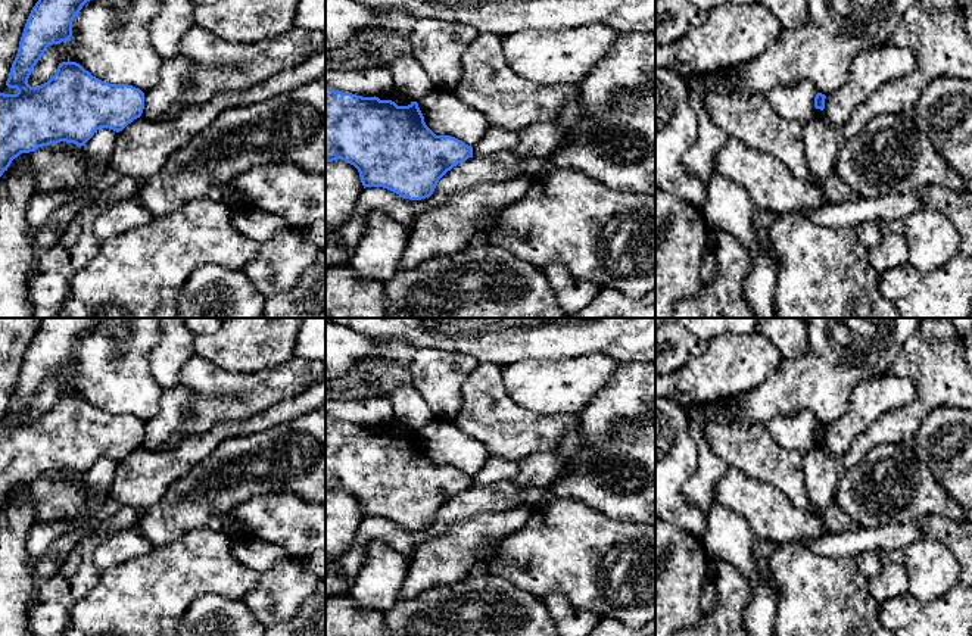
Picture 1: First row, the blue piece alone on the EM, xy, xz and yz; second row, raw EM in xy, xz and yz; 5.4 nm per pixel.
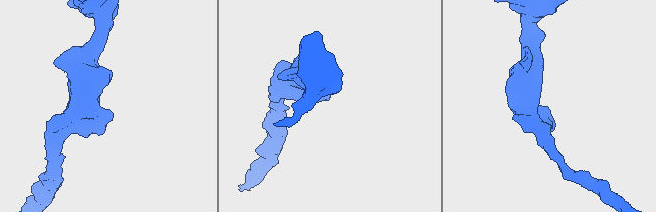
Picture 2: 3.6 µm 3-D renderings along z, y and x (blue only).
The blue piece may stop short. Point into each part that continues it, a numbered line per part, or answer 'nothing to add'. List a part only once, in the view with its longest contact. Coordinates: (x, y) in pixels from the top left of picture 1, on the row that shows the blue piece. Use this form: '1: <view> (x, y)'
nothing to add

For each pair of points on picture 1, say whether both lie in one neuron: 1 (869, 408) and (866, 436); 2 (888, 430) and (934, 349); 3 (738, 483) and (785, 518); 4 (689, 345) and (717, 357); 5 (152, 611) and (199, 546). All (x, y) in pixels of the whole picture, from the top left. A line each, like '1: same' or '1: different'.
1: different
2: same
3: same
4: different
5: same

